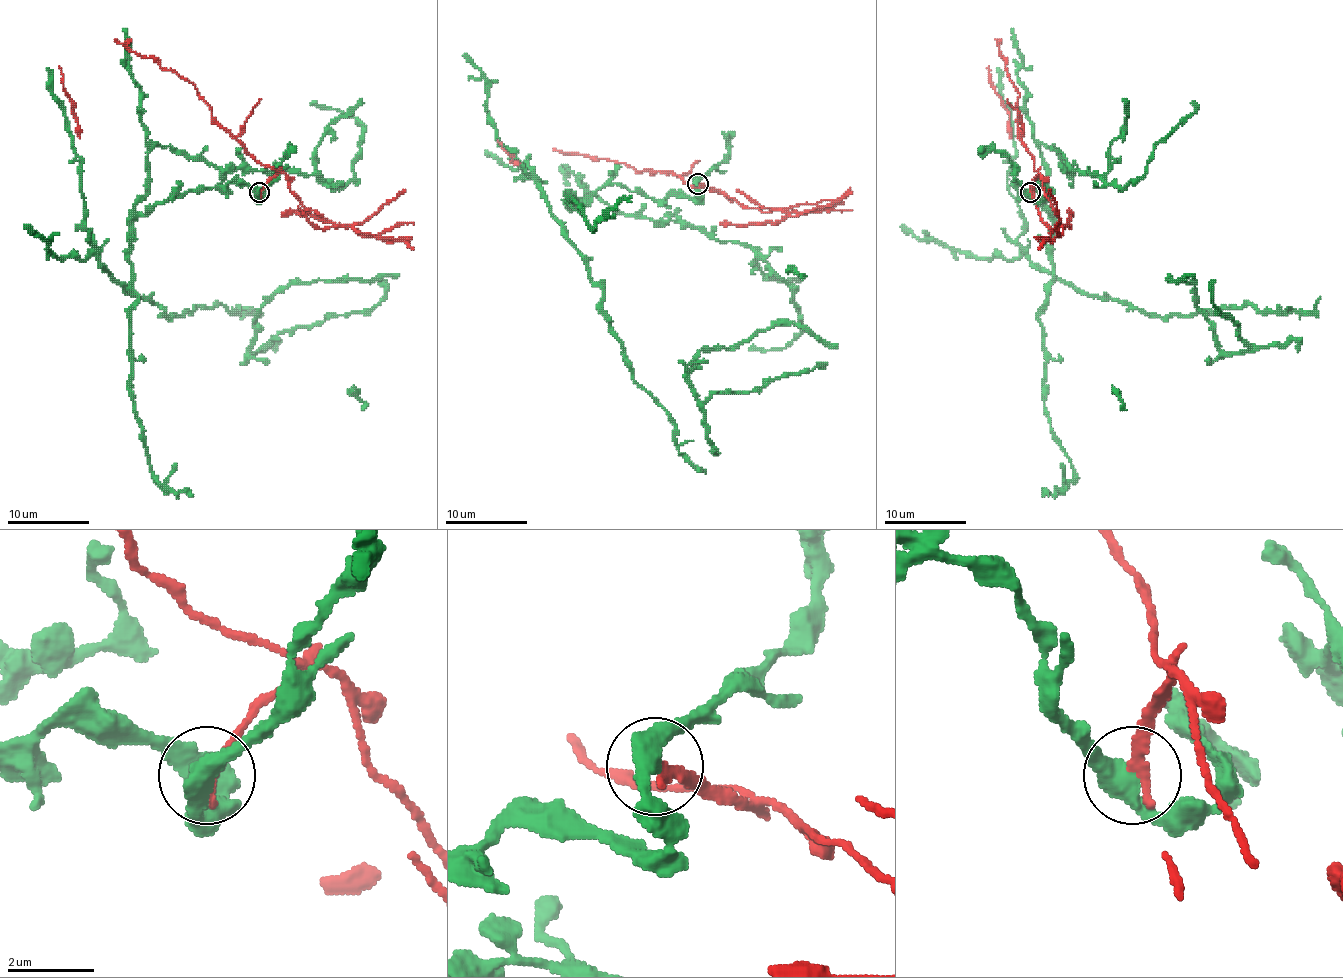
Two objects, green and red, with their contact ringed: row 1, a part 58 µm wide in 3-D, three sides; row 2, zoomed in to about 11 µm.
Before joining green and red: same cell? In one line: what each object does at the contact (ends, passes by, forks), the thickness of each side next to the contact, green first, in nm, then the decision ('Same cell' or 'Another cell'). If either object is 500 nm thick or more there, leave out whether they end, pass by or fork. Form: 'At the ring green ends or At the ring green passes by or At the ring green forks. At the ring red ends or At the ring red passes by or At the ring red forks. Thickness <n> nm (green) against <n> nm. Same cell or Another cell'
At the ring green passes by. At the ring red ends. Thickness 460 nm (green) against 240 nm. Another cell

